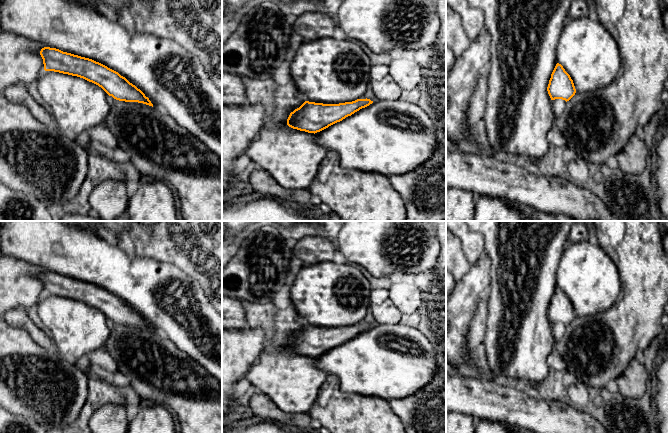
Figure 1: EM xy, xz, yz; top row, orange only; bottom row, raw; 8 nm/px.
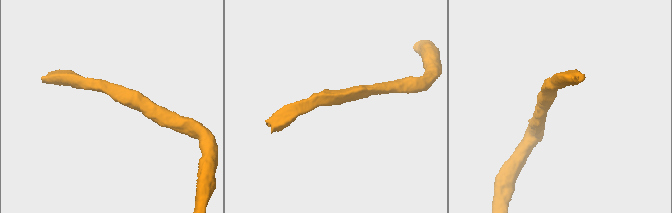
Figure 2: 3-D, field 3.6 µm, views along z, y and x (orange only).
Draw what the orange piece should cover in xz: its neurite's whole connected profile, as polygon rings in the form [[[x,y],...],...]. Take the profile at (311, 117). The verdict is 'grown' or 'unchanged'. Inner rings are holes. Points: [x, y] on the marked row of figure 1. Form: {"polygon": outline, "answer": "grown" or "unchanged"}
{"polygon": [[[366,98],[339,104],[305,101],[290,113],[287,125],[314,133],[320,146],[339,155],[343,168],[387,177],[418,168],[433,154],[437,142],[434,122],[427,113],[418,104],[401,99],[373,102]]], "answer": "grown"}

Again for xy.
{"polygon": [[[0,0],[0,27],[42,44],[44,47],[40,55],[45,71],[83,78],[119,101],[138,102],[164,110],[201,140],[222,163],[222,92],[212,82],[199,59],[181,45],[147,33],[130,35],[118,20],[109,19],[91,6],[68,0]]], "answer": "grown"}

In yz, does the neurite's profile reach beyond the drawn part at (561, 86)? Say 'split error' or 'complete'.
split error

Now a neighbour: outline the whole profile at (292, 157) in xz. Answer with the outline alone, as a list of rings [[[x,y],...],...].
[[[292,79],[287,84],[277,85],[275,110],[245,152],[258,169],[268,172],[281,187],[289,191],[308,189],[327,153],[327,150],[316,142],[314,133],[293,129],[287,125],[290,113],[305,101]]]

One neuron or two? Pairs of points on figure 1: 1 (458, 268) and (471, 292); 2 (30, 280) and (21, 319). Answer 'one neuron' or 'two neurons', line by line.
1: two neurons
2: two neurons

